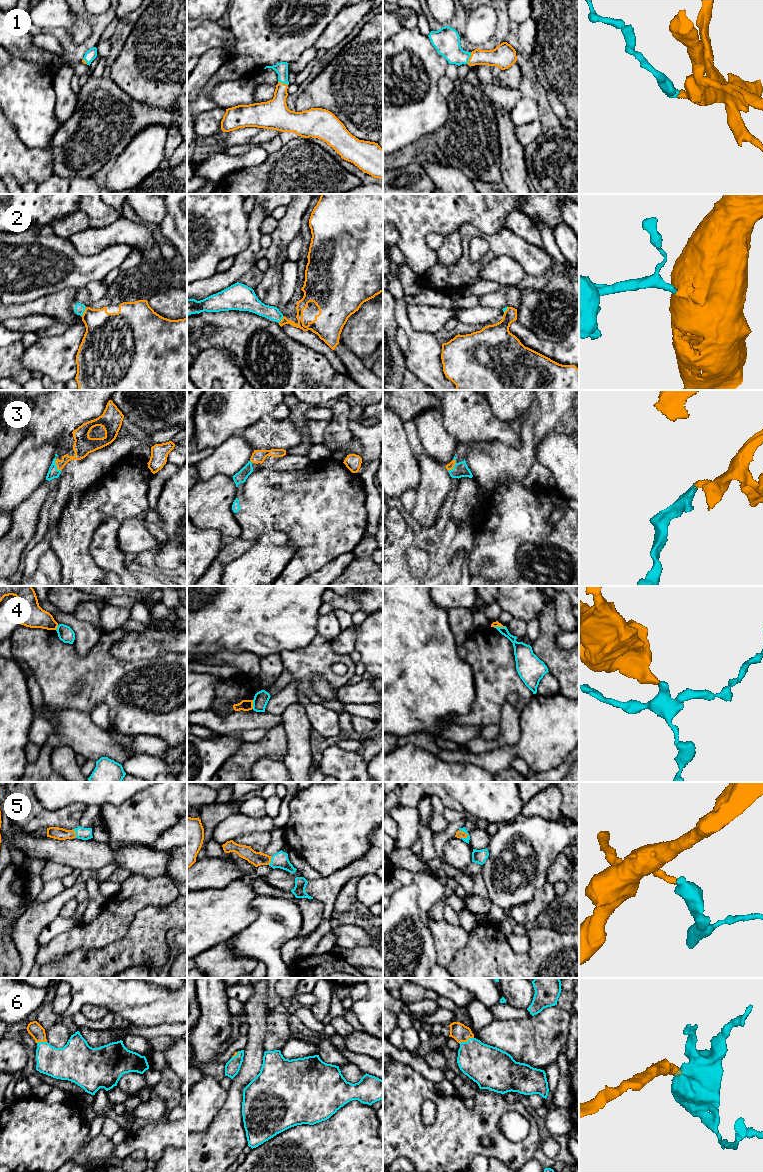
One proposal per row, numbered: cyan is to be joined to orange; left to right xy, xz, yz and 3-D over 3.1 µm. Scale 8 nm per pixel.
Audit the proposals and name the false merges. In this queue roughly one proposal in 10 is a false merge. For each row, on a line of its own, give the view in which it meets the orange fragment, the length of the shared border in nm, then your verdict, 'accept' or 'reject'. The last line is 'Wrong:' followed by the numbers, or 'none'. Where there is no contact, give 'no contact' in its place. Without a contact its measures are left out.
1: meets orange in yz; contact 100 nm long; accept
2: meets orange in xy; contact 90 nm long; accept
3: meets orange in xy; contact 110 nm long; accept
4: meets orange in xz; contact 70 nm long; reject
5: meets orange in yz; contact 100 nm long; accept
6: meets orange in yz; contact 130 nm long; accept
Wrong: 4

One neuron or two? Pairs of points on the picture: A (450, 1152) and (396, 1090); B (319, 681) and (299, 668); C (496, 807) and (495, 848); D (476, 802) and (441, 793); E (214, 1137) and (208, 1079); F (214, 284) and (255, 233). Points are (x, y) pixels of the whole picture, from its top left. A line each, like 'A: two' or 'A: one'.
A: one
B: two
C: two
D: two
E: two
F: one

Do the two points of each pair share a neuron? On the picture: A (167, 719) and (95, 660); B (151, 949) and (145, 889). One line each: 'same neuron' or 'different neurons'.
A: same neuron
B: different neurons

